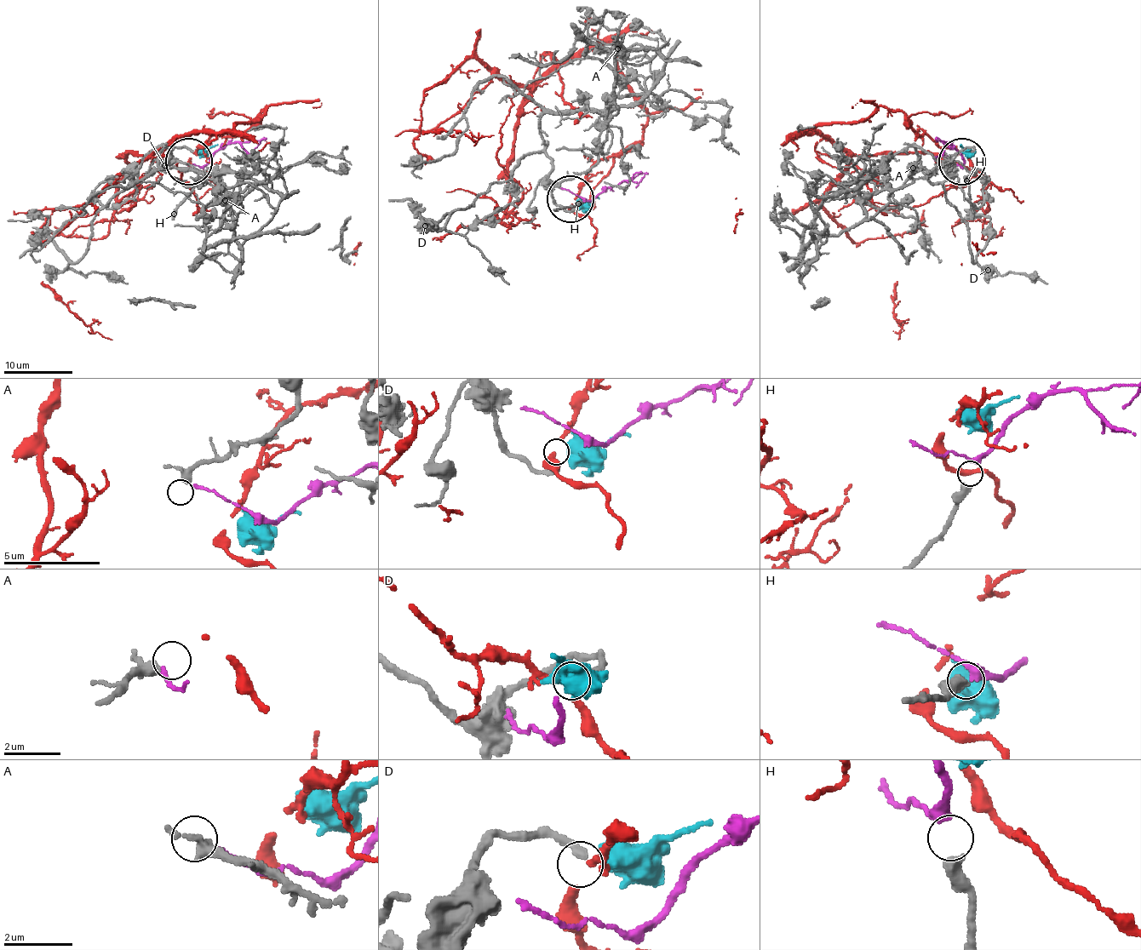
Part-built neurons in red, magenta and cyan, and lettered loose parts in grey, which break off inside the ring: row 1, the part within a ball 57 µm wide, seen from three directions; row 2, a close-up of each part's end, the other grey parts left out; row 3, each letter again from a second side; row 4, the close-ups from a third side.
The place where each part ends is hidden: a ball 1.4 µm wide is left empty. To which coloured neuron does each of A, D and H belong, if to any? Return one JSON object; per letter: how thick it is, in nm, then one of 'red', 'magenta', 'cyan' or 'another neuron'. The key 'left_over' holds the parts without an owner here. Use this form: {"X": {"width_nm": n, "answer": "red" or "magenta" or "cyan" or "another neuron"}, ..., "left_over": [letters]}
{"A": {"width_nm": 300, "answer": "another neuron"}, "D": {"width_nm": 280, "answer": "cyan"}, "H": {"width_nm": 440, "answer": "magenta"}, "left_over": ["A"]}

